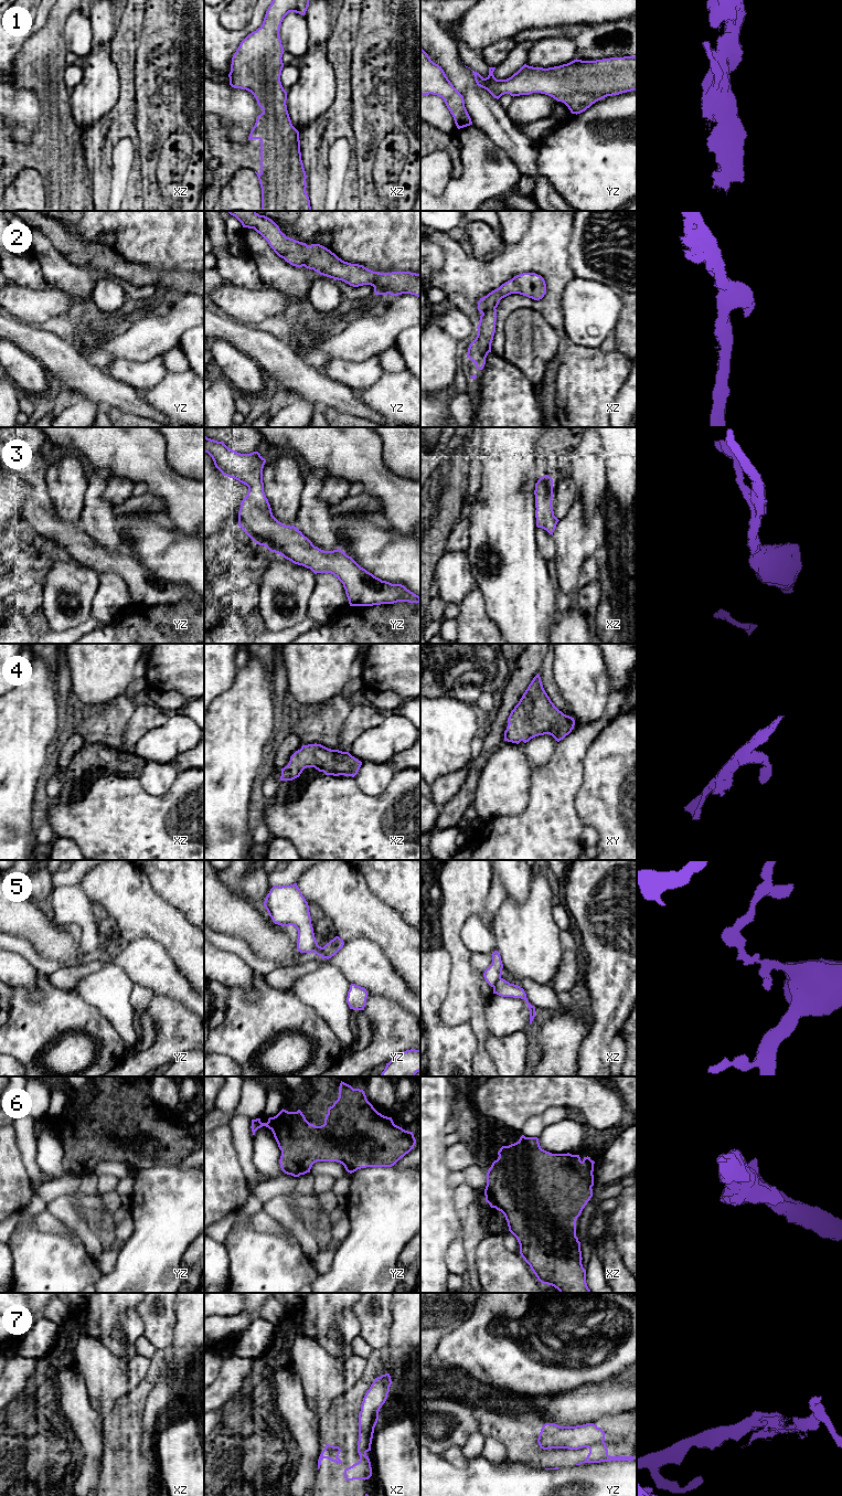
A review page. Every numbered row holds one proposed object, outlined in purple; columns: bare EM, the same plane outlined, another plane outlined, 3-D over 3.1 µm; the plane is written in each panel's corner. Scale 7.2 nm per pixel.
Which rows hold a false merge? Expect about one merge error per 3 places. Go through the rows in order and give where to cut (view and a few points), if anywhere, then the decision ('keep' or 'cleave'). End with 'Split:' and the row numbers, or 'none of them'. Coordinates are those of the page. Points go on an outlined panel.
1: no cut; keep
2: no cut; keep
3: no cut; keep
4: no cut; keep
5: cut in yz along (322, 947), (324, 957); cleave
6: no cut; keep
7: no cut; keep
Split: 5

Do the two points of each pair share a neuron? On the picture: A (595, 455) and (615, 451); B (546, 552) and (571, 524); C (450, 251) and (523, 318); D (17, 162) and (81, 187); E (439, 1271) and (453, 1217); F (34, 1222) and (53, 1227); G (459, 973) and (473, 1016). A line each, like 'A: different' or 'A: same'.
A: different
B: different
C: different
D: same
E: same
F: same
G: same

